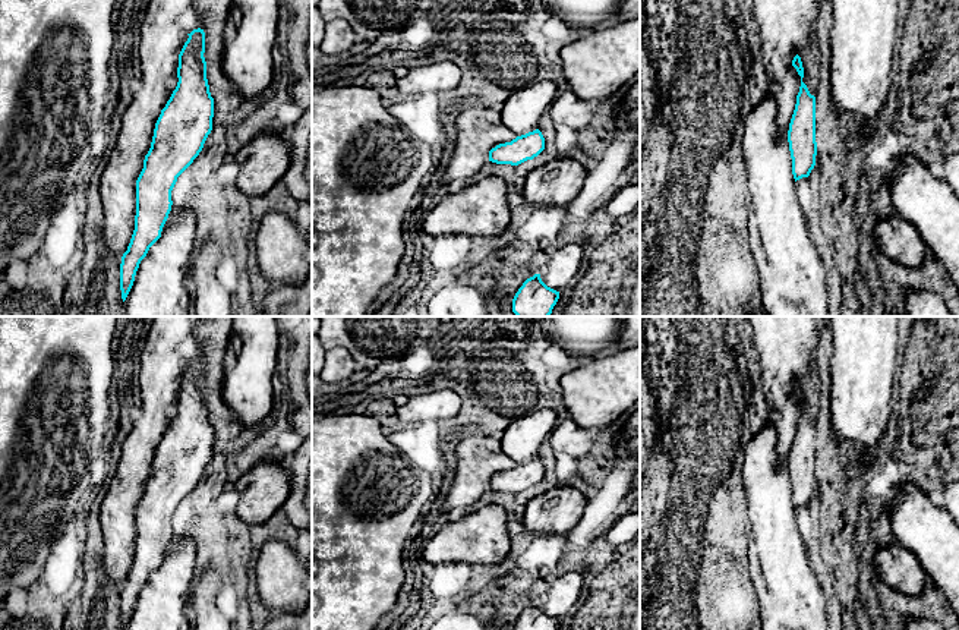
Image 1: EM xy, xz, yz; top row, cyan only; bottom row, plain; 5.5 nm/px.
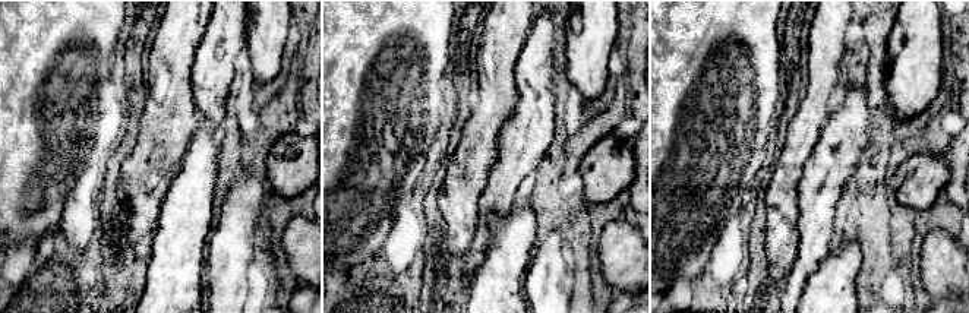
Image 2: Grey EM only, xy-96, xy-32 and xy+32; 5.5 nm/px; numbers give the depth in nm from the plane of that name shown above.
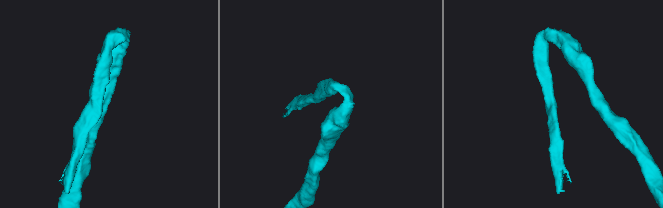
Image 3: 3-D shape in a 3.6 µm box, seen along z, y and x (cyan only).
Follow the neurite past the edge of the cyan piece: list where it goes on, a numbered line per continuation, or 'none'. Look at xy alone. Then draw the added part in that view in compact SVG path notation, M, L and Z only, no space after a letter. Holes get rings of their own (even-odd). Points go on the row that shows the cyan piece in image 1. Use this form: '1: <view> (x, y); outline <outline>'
1: xy (161, 35); outline M149 0L141 26L141 75L122 129L100 179L102 237L110 253L123 256L135 230L136 180L143 168L155 123L174 91L179 50L184 40L180 18L193 0Z

